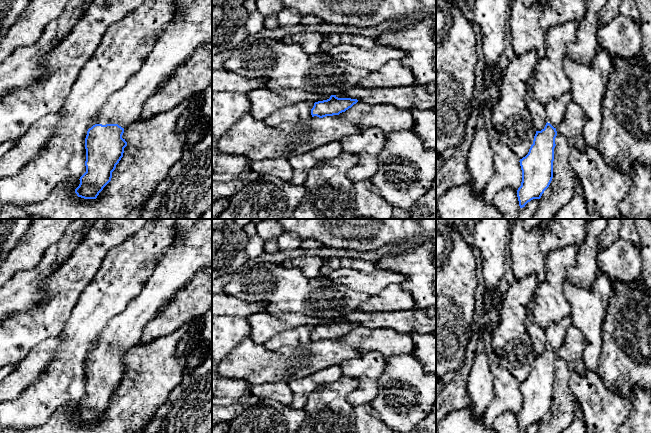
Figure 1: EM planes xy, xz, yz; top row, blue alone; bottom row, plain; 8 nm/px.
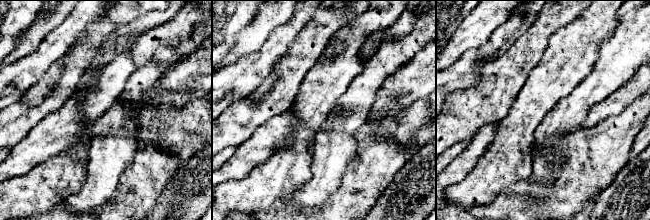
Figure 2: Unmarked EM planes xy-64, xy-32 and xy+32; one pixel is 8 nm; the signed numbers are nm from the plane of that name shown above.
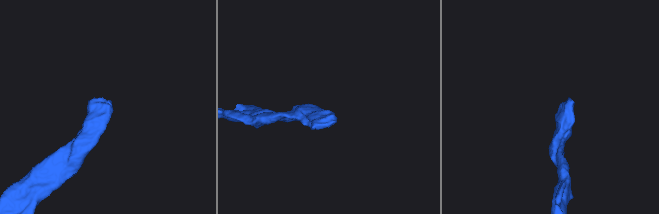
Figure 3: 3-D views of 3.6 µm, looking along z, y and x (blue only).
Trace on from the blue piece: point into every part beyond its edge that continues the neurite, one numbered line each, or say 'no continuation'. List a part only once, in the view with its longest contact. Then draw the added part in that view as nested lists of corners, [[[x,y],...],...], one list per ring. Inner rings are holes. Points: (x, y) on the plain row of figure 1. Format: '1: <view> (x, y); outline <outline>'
1: xy (176, 268); outline [[[178,219],[175,226],[173,242],[179,238],[181,246],[174,243],[165,251],[154,265],[153,272],[146,281],[138,296],[130,301],[125,310],[112,318],[106,328],[100,334],[95,348],[118,348],[127,352],[139,344],[144,327],[171,301],[188,283],[194,279],[194,275],[204,268],[212,265],[212,219]]]

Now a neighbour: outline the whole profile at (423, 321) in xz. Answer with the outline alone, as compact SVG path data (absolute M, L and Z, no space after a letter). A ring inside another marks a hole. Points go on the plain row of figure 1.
M415 308L395 312L366 313L354 310L345 317L336 319L338 322L351 322L369 328L393 328L400 333L434 333L436 331L436 309Z

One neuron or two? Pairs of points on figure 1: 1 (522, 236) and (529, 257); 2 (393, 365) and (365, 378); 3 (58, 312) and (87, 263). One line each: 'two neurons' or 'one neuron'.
1: one neuron
2: two neurons
3: one neuron

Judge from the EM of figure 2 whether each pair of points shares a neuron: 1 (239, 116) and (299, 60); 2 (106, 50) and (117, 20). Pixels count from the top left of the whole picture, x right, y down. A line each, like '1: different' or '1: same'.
1: same
2: same

